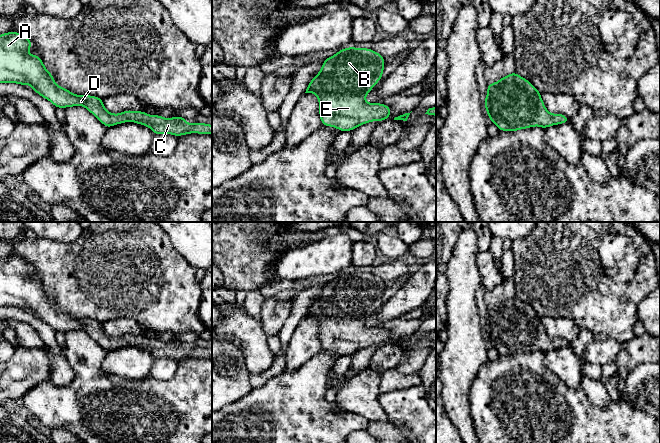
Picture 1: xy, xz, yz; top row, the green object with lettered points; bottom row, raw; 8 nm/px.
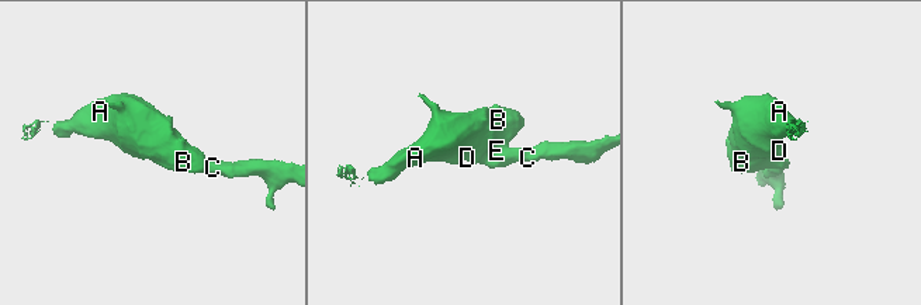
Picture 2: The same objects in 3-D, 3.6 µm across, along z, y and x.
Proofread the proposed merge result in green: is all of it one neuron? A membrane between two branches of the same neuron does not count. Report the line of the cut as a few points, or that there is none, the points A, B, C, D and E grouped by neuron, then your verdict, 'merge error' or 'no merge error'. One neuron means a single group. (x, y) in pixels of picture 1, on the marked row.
cut none; groups A B C D E; no merge error

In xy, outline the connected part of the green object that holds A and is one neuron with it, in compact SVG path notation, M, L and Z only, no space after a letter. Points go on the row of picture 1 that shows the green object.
M13 31L0 35L0 83L30 85L33 91L50 101L56 108L85 107L106 128L124 122L149 127L155 135L210 134L212 125L194 122L188 124L184 116L164 118L144 111L125 110L118 114L106 110L103 99L92 95L77 95L54 82L54 76L45 68L40 56L28 54L32 41Z

